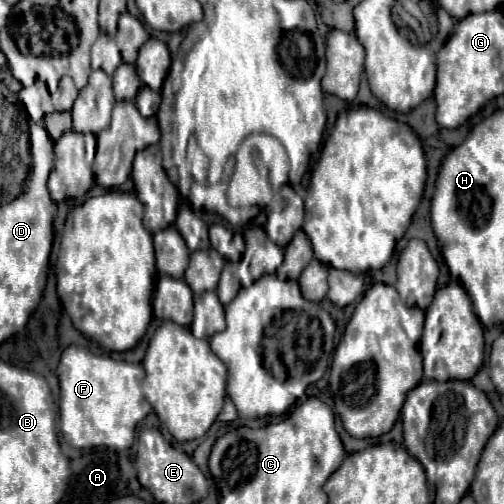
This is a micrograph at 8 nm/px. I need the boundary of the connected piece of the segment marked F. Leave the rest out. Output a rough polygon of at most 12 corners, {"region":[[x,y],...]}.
{"region":[[64,349],[60,431],[128,449],[152,411],[142,365]]}

